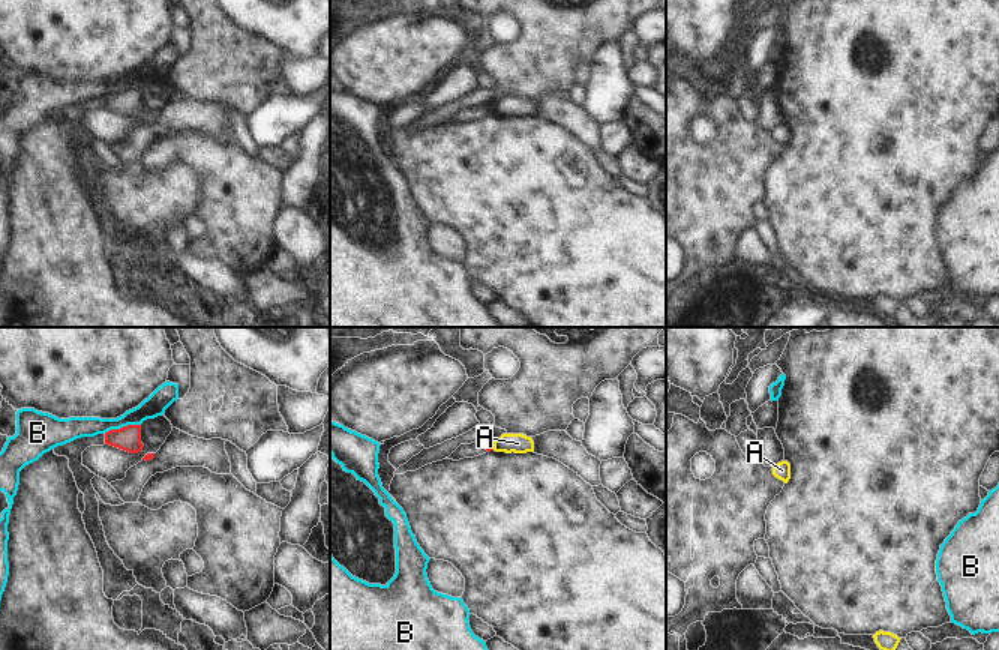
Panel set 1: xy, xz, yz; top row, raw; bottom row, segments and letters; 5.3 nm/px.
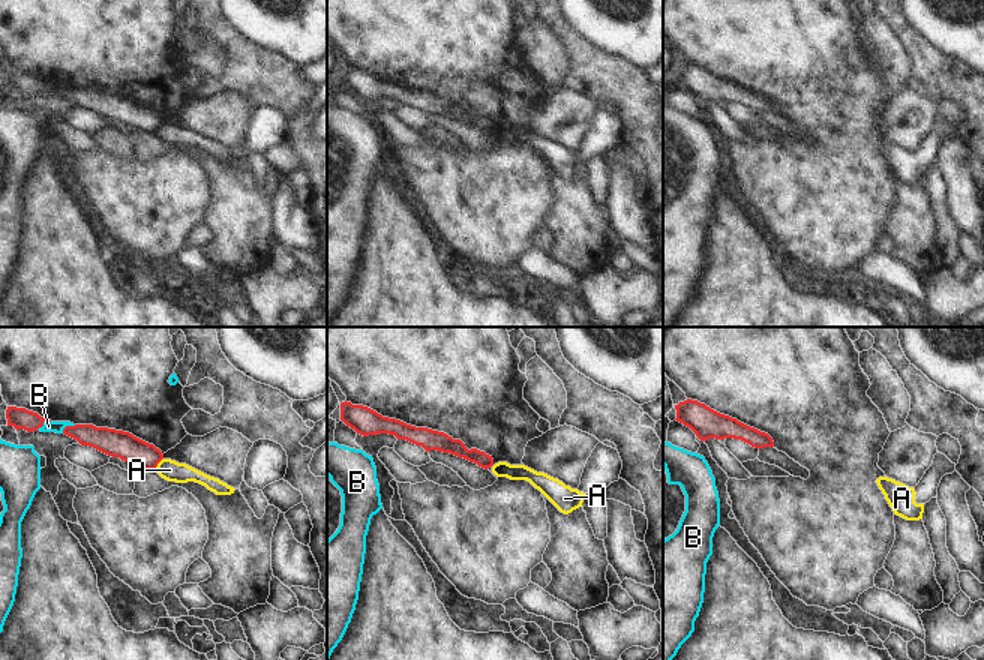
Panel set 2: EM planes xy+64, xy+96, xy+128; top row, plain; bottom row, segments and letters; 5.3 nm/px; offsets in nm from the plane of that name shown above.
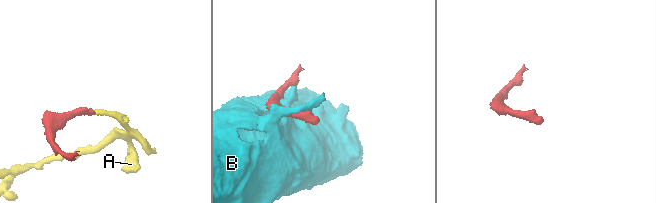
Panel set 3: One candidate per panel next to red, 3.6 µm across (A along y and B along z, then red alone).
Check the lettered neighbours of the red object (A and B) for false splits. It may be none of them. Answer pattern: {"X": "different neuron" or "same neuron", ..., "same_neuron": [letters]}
{"A": "different neuron", "B": "different neuron", "same_neuron": []}

